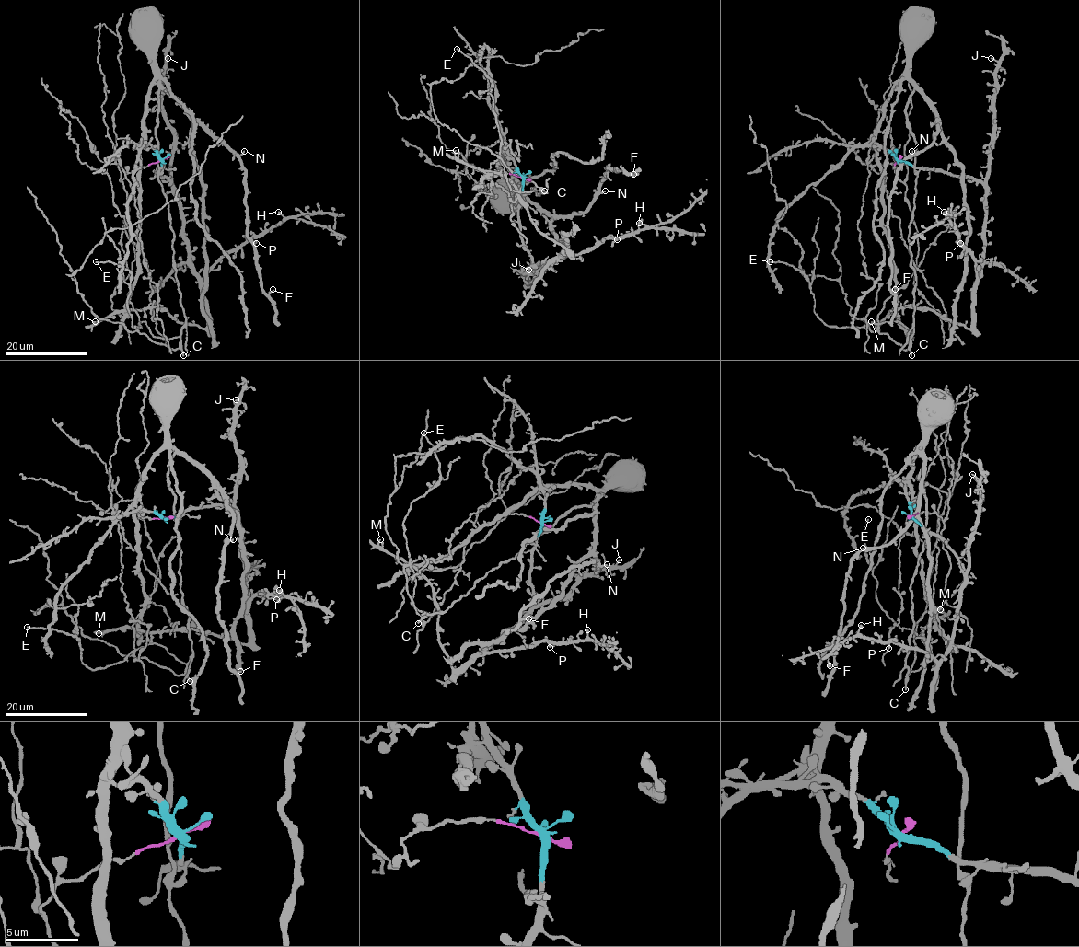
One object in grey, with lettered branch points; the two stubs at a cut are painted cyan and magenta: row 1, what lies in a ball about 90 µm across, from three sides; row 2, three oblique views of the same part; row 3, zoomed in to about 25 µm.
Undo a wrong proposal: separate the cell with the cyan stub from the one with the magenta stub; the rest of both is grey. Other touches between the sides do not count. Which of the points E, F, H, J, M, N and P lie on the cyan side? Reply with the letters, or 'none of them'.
H, J, M, P

